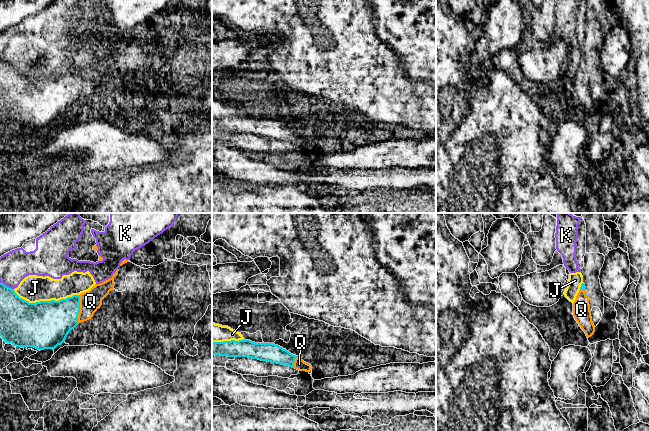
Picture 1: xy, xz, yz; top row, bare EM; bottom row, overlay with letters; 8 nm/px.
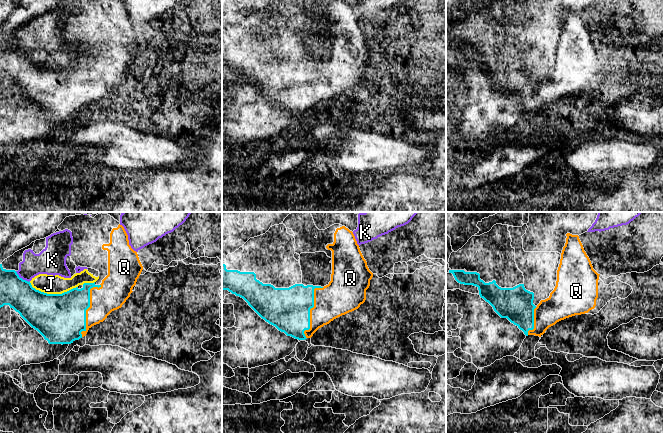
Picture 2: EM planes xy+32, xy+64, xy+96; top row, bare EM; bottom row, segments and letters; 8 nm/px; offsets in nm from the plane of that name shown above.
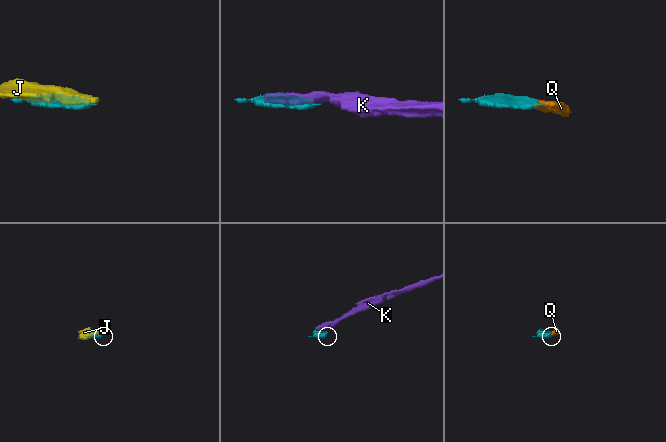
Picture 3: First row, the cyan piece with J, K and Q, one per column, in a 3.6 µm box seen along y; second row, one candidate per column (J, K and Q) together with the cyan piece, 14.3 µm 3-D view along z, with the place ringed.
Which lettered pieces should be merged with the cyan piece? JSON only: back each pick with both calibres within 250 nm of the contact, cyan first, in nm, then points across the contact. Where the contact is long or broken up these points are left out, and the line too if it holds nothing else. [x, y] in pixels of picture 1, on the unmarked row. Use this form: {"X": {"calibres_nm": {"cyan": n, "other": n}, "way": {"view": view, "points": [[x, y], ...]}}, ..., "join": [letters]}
{"Q": {"calibres_nm": {"cyan": 340, "other": 170}, "way": {"view": "xy", "points": [[51, 97], [54, 94], [79, 85], [90, 77]]}}, "join": ["Q"]}

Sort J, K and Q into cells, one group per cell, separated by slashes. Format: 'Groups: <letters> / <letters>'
Groups: J K / Q

